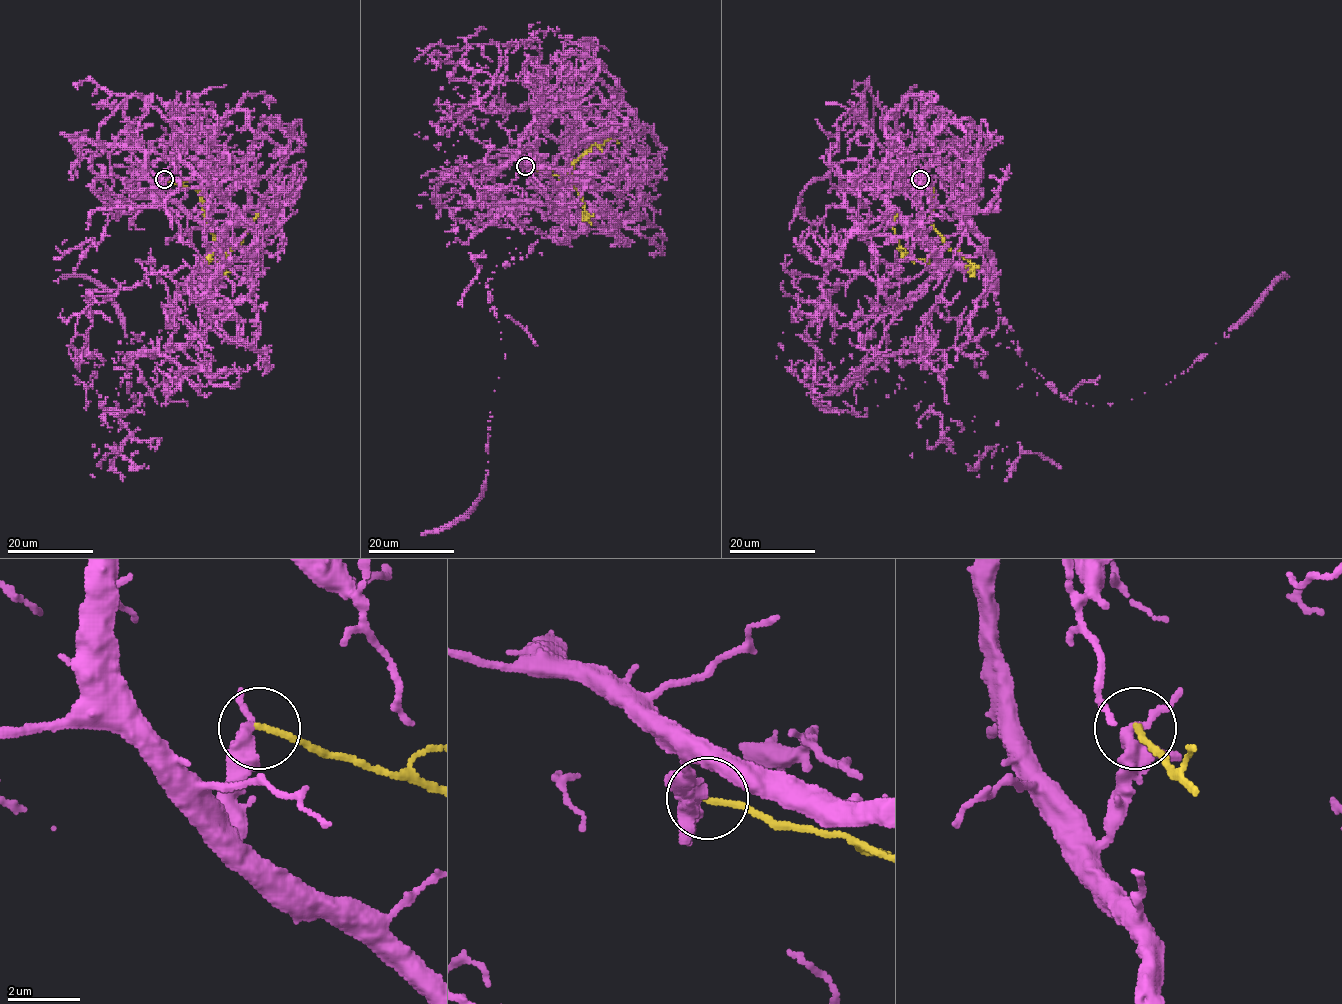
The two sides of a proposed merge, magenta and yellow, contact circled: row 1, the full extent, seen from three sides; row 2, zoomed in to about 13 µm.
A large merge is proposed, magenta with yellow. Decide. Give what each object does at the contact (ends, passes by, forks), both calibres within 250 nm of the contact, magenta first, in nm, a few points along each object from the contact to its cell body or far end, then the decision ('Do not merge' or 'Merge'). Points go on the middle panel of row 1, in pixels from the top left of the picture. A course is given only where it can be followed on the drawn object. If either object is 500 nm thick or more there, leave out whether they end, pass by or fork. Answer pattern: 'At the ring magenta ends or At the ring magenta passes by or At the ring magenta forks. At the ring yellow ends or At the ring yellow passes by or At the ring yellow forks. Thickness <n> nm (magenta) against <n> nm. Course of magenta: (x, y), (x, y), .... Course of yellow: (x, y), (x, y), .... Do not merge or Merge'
At the ring magenta passes by. At the ring yellow ends. Thickness 320 nm (magenta) against 150 nm. Course of magenta: (524, 166), (568, 177), (539, 165), (537, 39), (441, 88), (435, 144), (481, 189), (462, 306). Course of yellow: (525, 166), (561, 179), (567, 177), (577, 191), (572, 165), (594, 144), (602, 144), (608, 138), (619, 142). Do not merge

